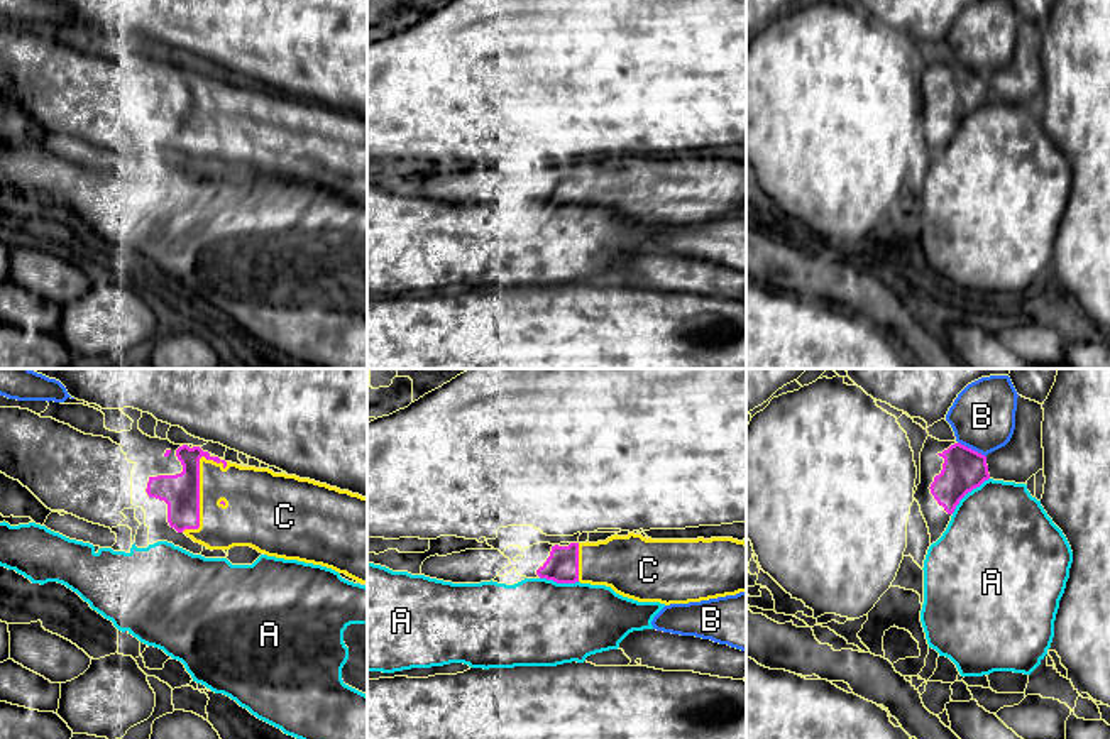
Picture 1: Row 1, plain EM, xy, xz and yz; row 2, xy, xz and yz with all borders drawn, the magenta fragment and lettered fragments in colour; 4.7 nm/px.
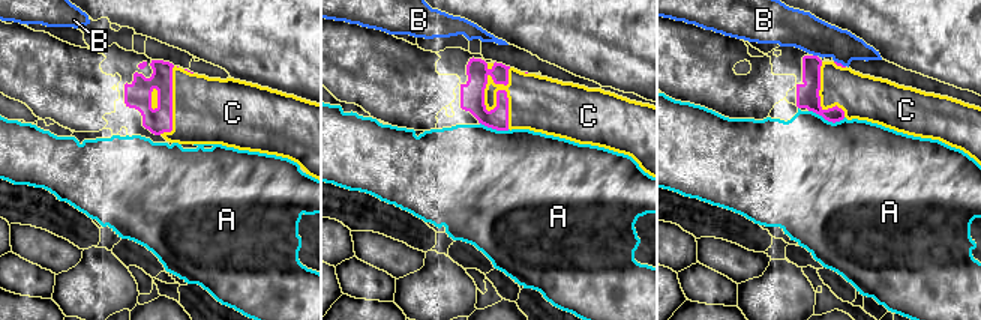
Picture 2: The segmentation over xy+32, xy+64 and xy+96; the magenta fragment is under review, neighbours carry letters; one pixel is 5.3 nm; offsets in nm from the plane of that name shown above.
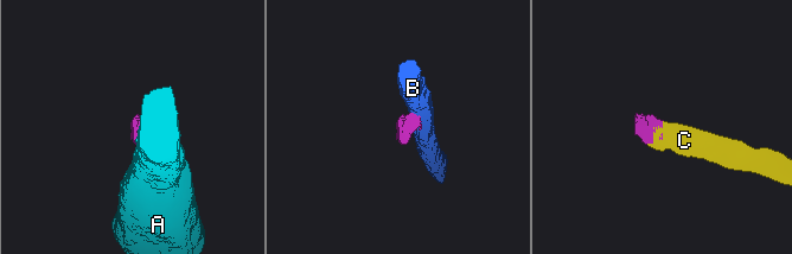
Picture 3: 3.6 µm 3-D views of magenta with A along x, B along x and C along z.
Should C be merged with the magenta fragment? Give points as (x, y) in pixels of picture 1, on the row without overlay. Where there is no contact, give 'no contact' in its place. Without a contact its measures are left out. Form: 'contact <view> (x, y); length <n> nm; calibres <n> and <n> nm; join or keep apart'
contact xy (198, 109); length 400 nm; calibres 180 and 260 nm; join

